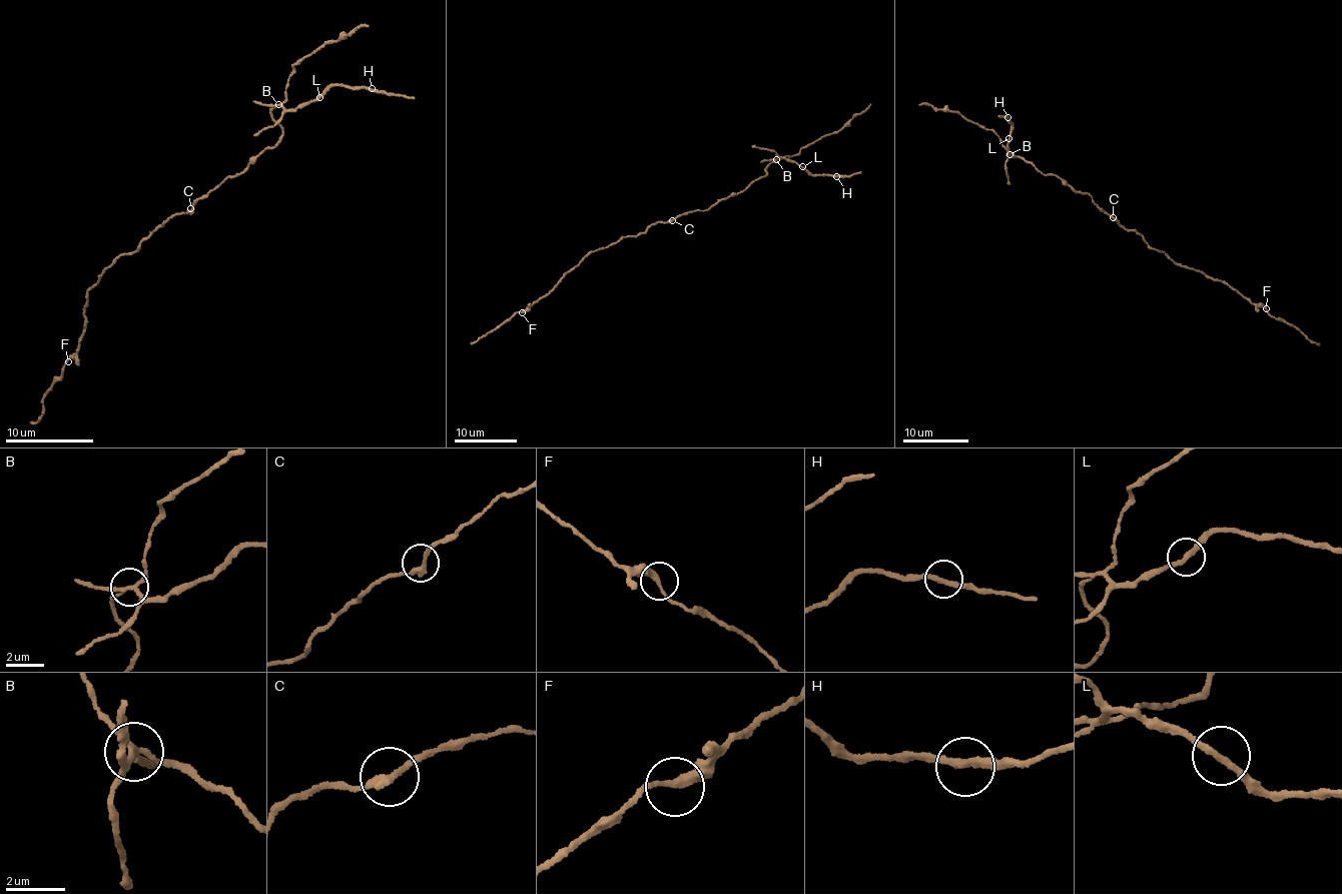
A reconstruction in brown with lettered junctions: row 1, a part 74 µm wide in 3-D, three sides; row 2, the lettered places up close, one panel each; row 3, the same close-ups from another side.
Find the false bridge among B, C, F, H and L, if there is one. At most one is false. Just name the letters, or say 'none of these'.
B

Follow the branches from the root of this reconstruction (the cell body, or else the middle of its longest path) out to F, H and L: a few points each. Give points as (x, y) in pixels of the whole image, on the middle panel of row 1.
F: (673, 218), (654, 223), (644, 232), (592, 251), (566, 273), (549, 294), (522, 312)
H: (673, 218), (703, 210), (743, 191), (766, 176), (766, 166), (780, 158), (793, 160), (813, 174), (836, 176)
L: (673, 218), (703, 210), (743, 191), (766, 176), (766, 166), (780, 158), (786, 157), (802, 166)

